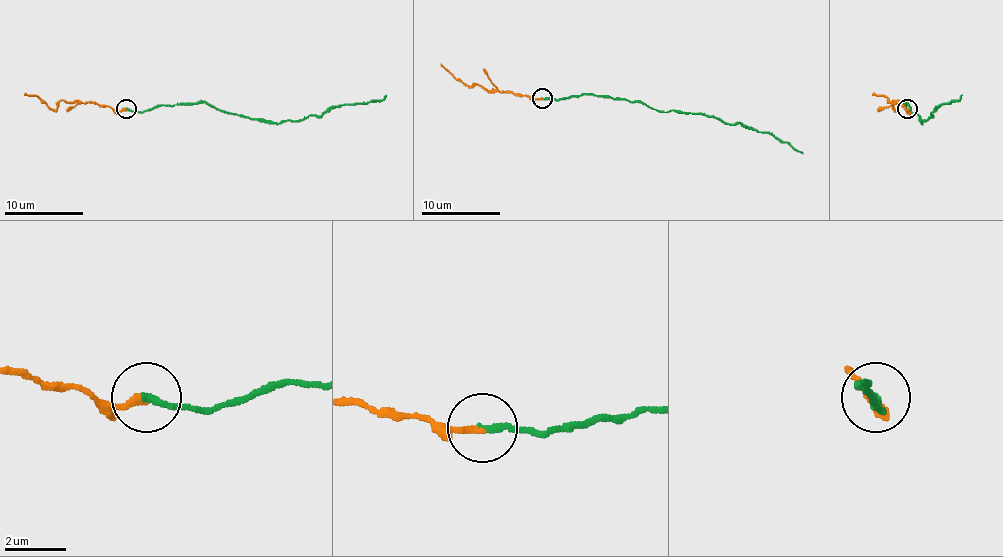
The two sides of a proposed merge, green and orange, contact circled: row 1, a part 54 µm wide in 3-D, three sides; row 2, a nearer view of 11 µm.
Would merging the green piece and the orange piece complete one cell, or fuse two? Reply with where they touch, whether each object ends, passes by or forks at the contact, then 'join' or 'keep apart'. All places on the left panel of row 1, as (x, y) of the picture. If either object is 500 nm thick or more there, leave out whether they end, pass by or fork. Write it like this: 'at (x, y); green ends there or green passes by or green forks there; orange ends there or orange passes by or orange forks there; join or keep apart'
at (126, 109); green ends there; orange ends there; join

